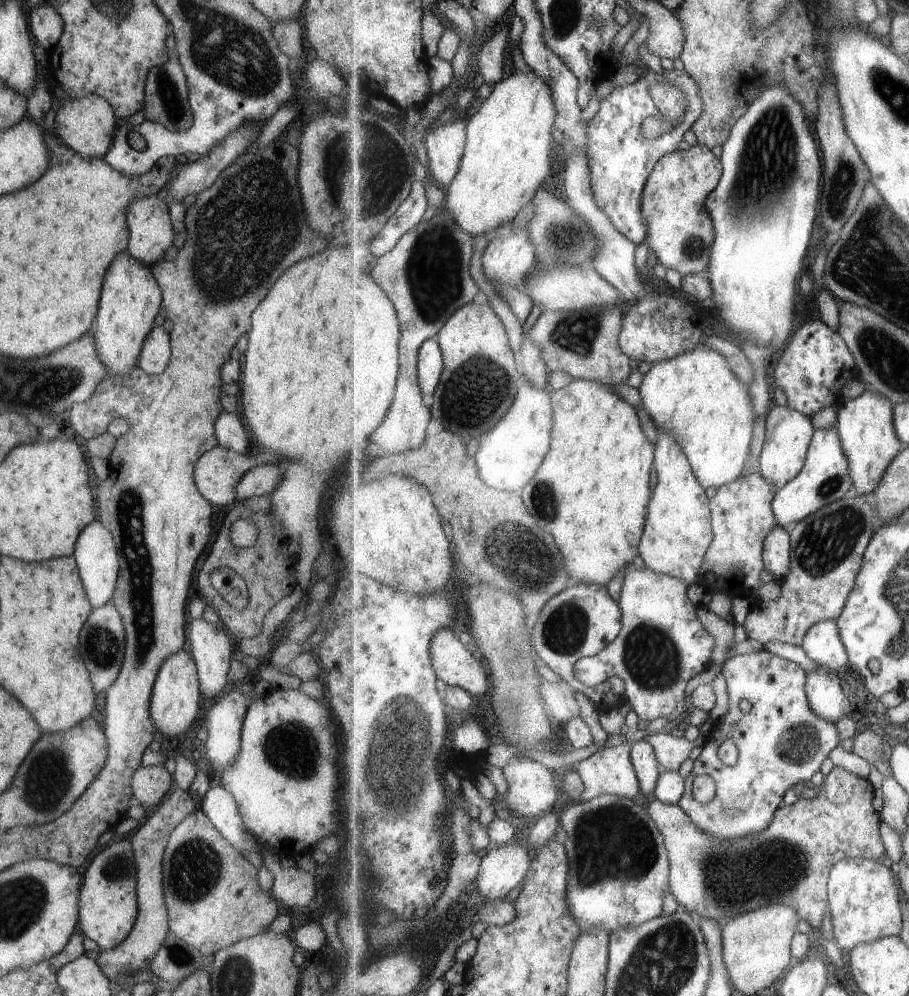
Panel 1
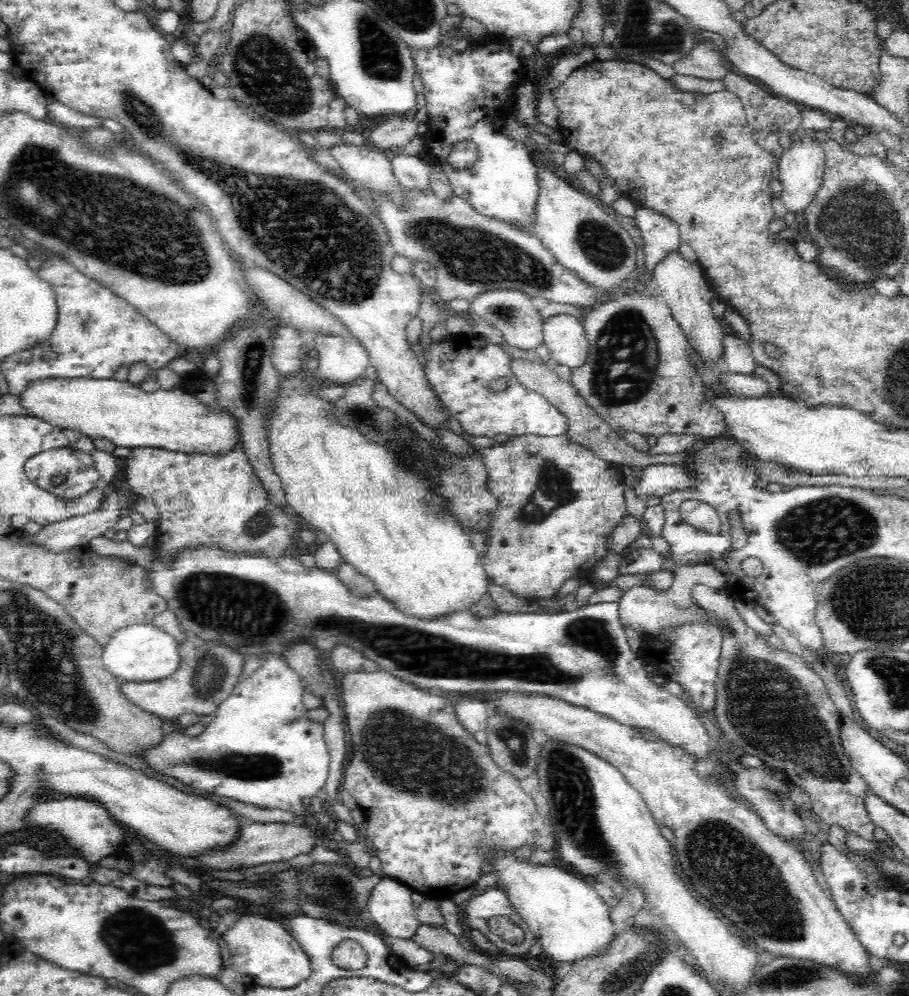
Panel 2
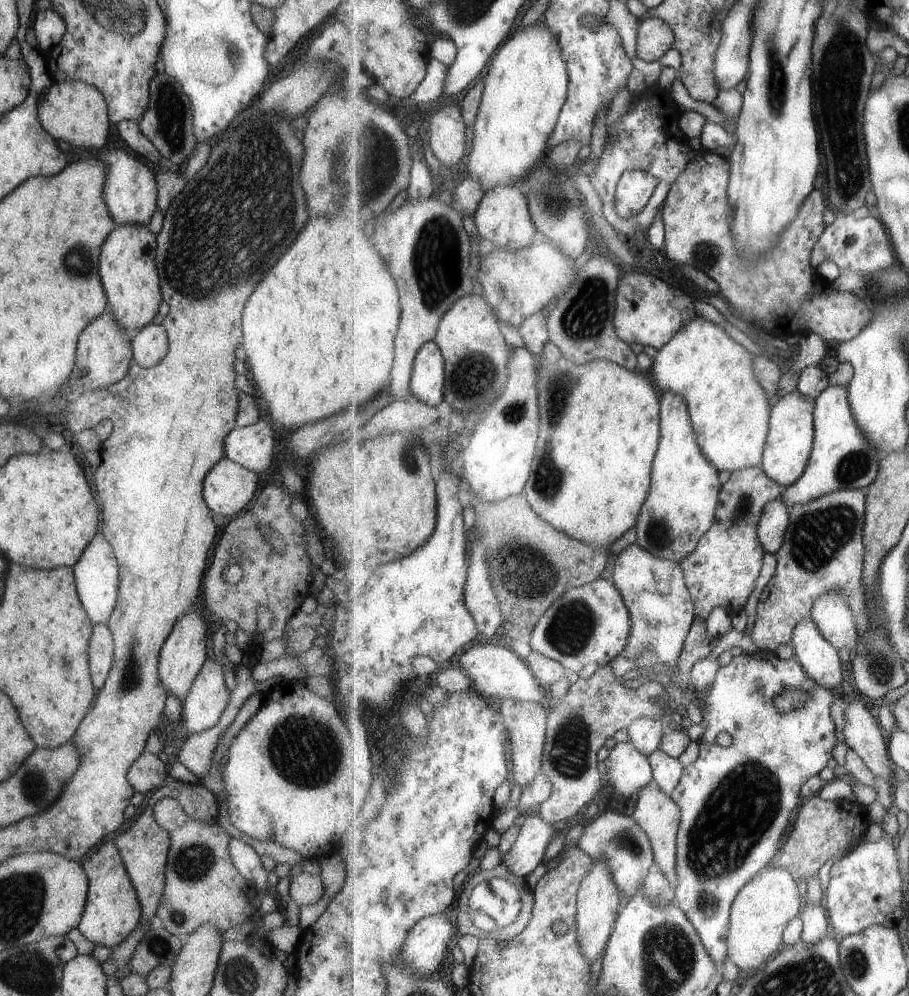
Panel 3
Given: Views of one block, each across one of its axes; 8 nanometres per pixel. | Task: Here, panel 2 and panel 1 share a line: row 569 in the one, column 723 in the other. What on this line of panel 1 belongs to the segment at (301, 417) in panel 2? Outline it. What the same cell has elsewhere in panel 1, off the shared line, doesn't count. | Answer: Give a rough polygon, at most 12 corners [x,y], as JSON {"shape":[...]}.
{"shape":[[707,346],[654,363],[638,391],[706,488],[740,478],[757,415]]}

